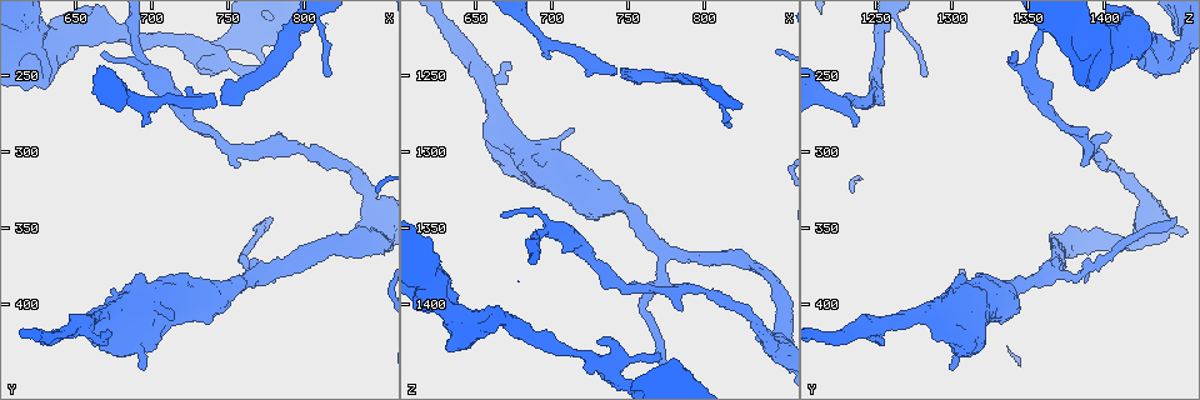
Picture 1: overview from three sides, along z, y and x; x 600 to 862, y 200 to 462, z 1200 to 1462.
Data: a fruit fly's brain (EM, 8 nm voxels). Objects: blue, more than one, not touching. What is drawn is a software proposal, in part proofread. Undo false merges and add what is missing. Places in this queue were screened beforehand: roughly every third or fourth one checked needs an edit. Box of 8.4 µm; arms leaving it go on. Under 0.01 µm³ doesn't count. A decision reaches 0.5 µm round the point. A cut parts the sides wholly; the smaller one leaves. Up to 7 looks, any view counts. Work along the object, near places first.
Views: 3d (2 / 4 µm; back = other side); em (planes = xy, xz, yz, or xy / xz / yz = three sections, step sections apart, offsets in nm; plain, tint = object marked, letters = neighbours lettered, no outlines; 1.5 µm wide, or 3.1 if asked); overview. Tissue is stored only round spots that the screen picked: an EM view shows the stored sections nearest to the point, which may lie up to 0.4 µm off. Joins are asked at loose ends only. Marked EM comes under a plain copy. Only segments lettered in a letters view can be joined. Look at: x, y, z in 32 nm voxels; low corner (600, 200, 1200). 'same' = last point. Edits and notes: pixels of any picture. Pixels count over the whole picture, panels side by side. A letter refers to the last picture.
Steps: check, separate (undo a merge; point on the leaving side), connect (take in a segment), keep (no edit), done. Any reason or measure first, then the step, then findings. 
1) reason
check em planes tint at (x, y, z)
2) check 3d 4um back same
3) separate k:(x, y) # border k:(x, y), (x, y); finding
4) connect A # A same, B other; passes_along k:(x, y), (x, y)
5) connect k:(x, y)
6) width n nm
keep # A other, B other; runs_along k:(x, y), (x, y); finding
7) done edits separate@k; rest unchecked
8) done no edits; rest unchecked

thick turns thin
check em xz step 8 tint at (842, 322, 1422)

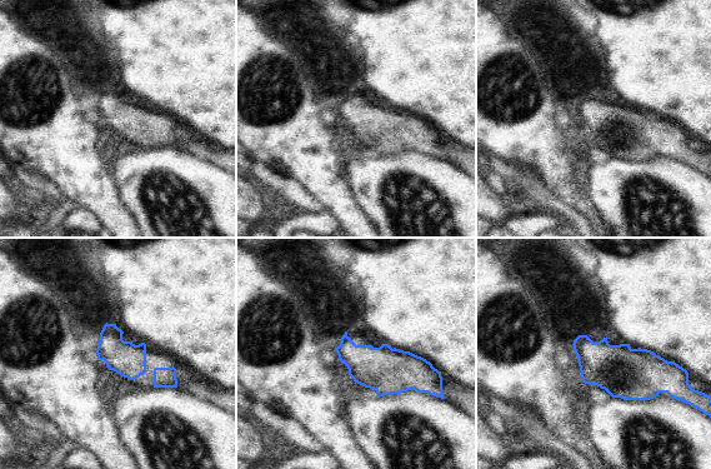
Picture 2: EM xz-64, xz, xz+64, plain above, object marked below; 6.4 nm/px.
another direction
check em xy step 8 letters same

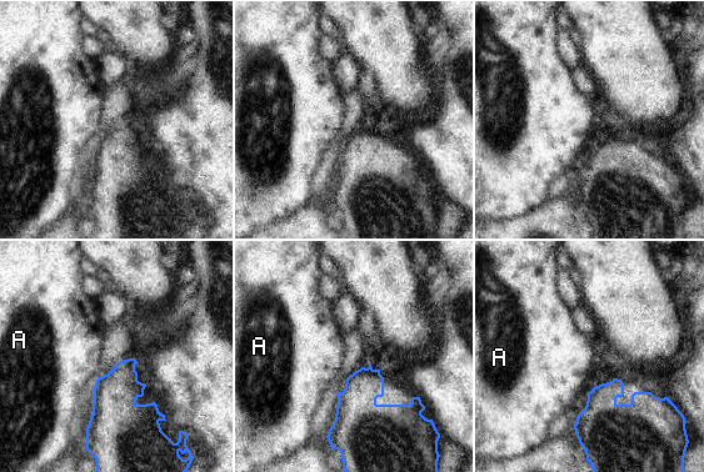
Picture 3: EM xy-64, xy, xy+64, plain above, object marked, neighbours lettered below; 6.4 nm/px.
keep # A other; border 3:(100, 375), (94, 385); one neuron here

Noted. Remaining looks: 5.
free end
check em xy step 8 tint at (666, 236, 1342)

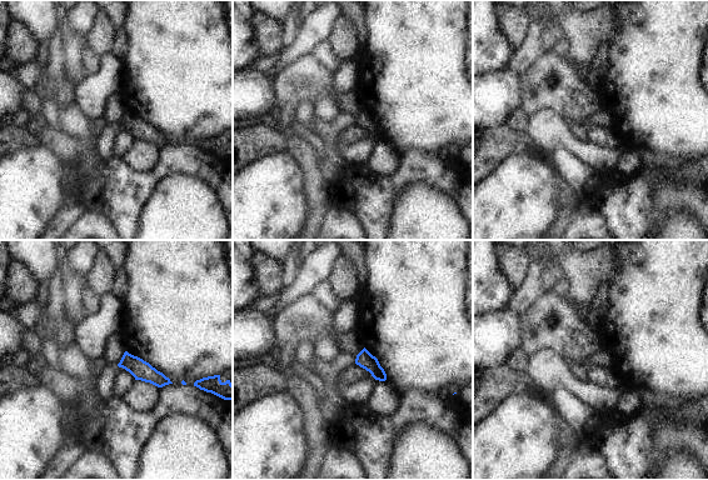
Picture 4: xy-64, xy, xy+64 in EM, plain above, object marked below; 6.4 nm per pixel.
check em planes letters same

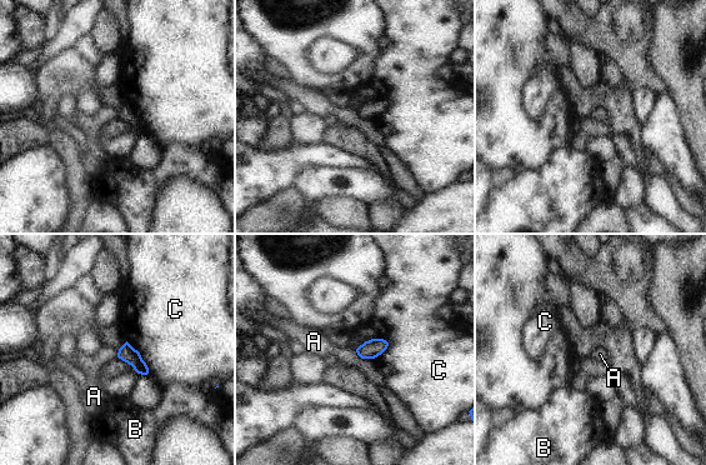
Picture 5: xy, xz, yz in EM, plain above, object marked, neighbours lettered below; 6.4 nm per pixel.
width 110 nm
keep # A other, B other, C other; none of them fits

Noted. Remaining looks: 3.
free end
check em planes letters at (694, 284, 1236)

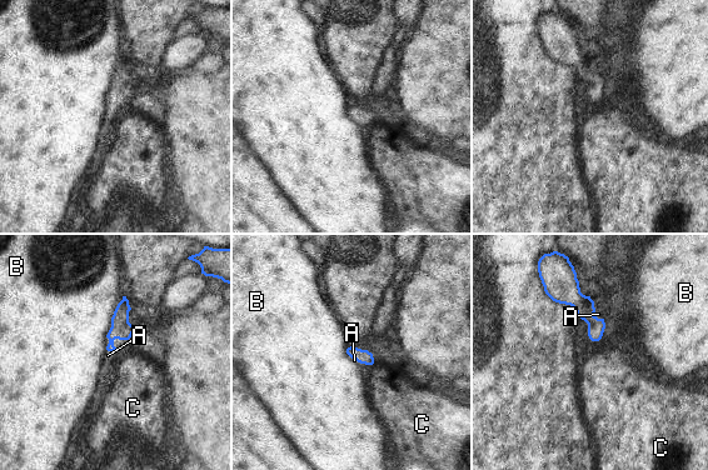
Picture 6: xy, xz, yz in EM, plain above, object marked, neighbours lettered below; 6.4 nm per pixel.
longest_contact A 170 nm
connect A # A same, B other, C other; the neuron continues

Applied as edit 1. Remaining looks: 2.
done edits connect@6; rest unchecked

